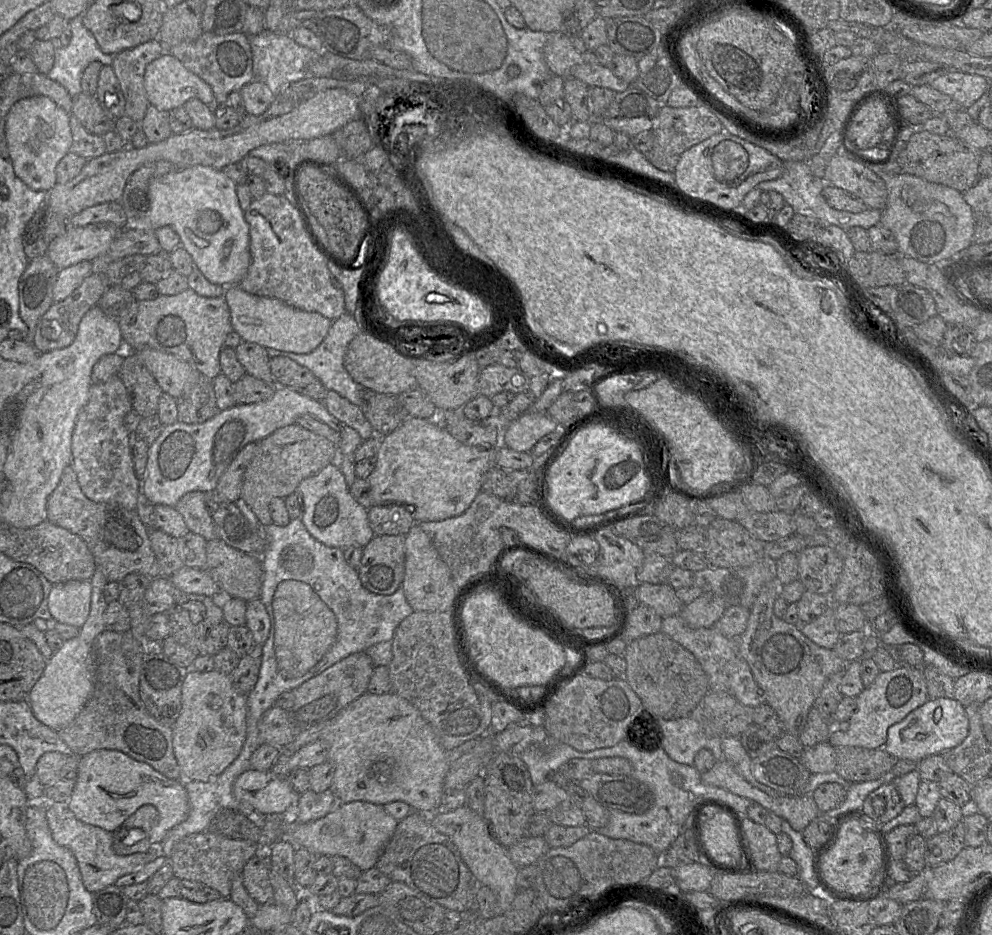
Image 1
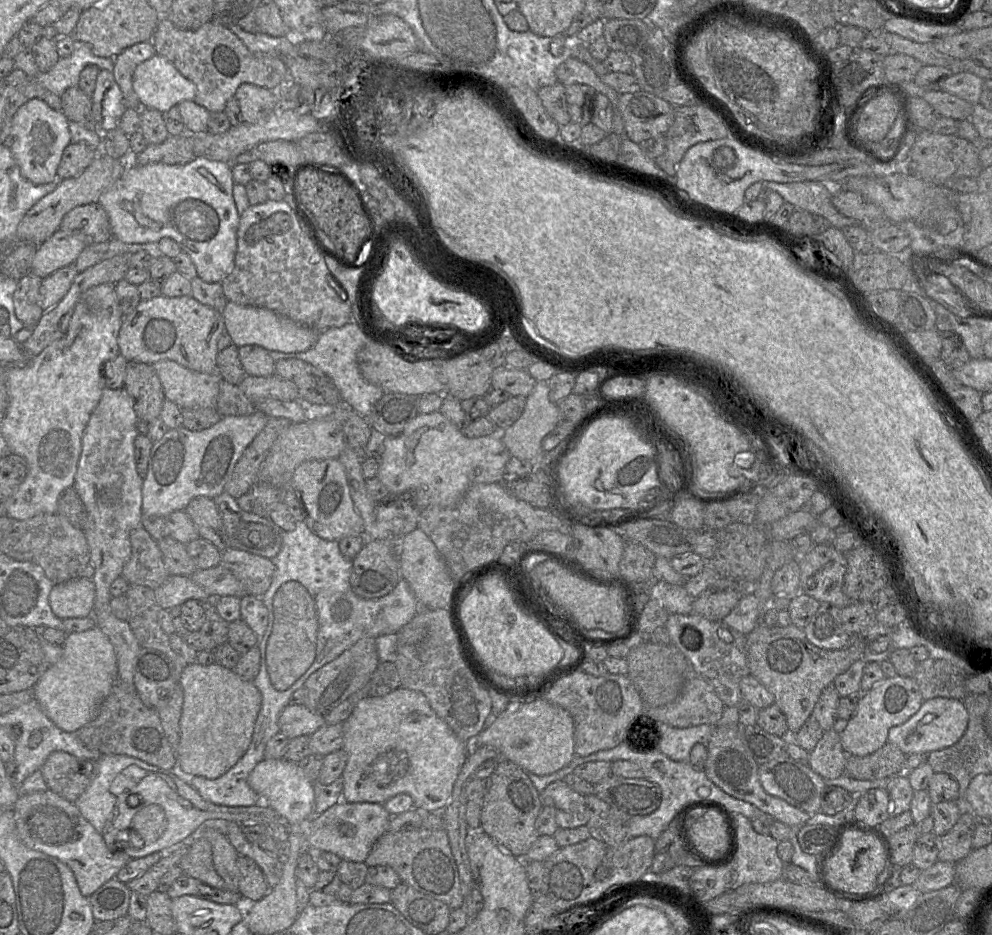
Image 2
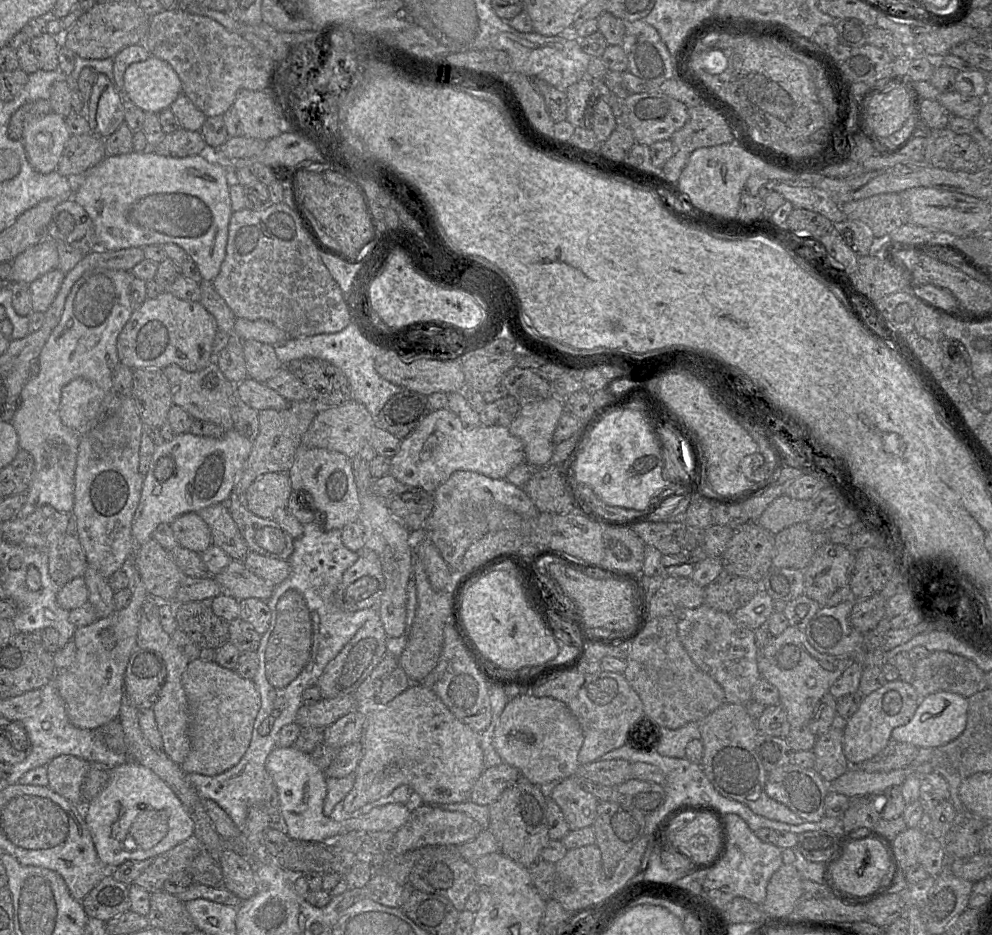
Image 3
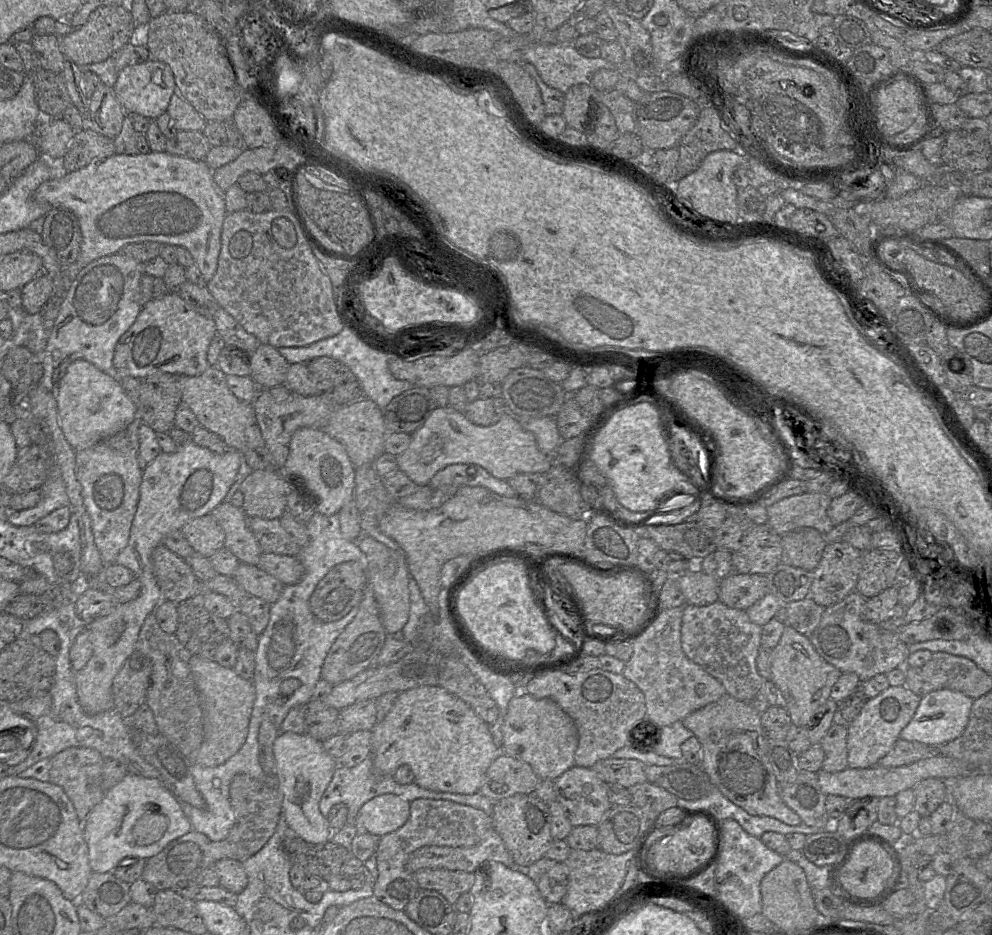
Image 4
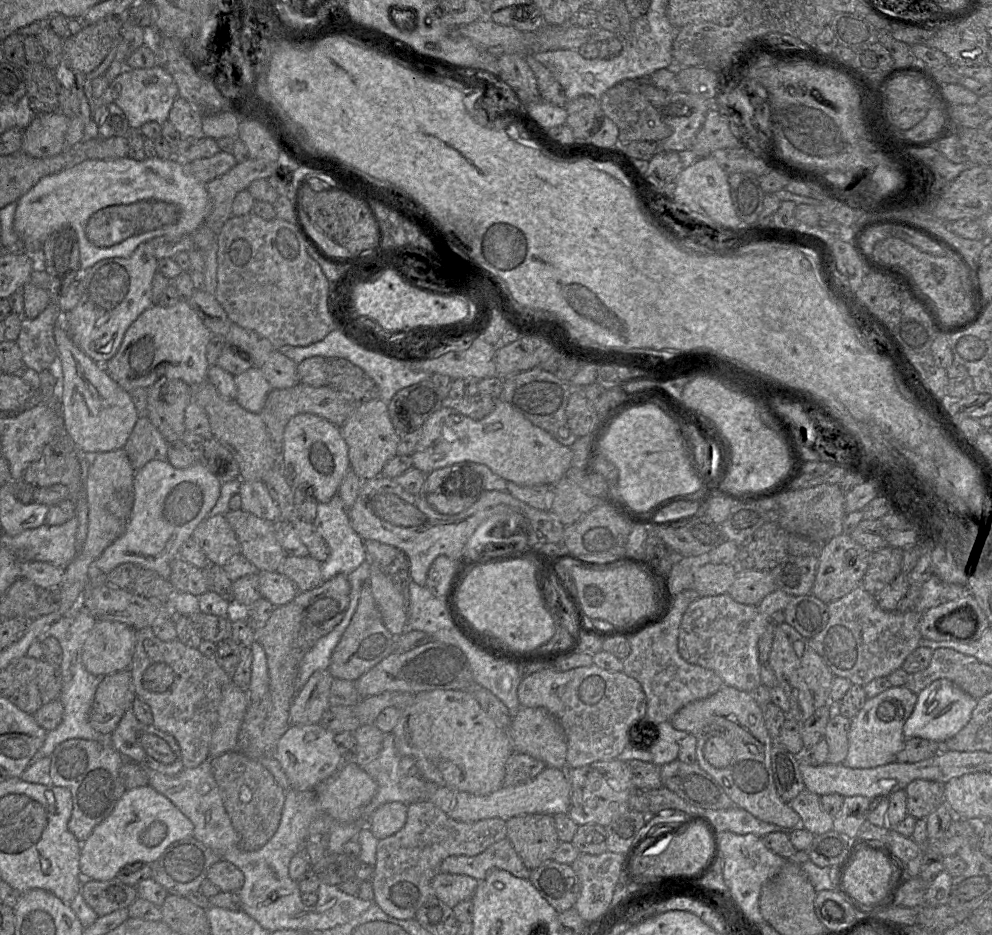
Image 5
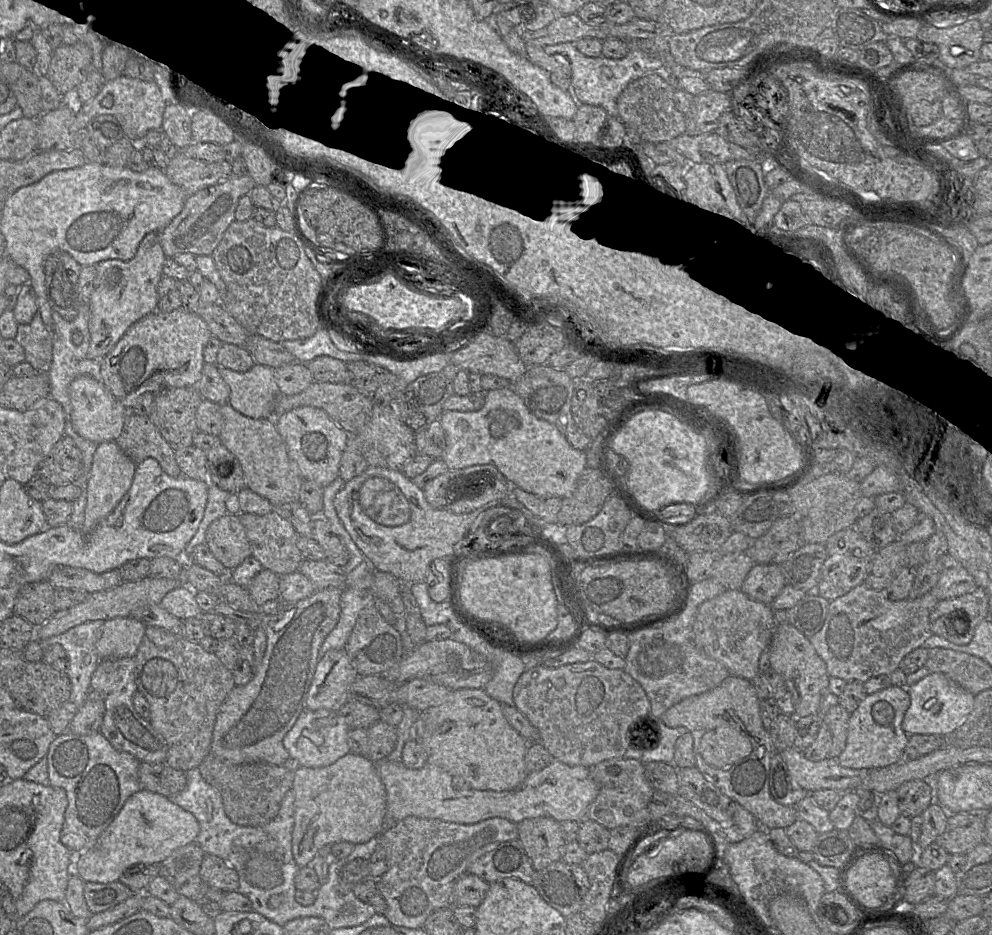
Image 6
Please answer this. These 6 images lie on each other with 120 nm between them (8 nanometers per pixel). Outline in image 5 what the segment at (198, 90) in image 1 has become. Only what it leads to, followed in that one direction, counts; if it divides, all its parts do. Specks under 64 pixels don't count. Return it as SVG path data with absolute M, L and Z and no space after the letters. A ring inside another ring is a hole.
M156 64L151 68L124 68L108 82L97 99L116 104L124 112L131 130L139 130L146 122L164 123L177 97L178 87L174 78L162 65Z

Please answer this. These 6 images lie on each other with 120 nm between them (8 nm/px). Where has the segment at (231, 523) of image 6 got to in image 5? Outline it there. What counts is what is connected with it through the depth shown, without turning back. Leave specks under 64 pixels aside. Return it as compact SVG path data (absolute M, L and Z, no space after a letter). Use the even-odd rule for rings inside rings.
M225 515L206 517L194 529L192 538L199 544L212 564L223 567L231 558L241 555L240 542Z

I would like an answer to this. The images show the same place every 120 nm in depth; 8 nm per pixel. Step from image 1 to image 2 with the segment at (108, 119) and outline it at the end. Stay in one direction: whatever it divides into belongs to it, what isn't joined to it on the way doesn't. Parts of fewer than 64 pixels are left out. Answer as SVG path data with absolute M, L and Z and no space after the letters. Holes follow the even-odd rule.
M77 86L66 89L61 95L61 111L69 121L88 129L95 129L91 97Z

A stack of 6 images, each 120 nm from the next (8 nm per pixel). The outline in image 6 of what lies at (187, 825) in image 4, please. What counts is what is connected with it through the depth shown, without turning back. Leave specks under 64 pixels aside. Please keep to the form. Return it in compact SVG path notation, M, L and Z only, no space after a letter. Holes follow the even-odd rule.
M146 789L131 795L122 809L103 831L96 844L76 854L74 872L86 883L111 883L119 881L121 875L130 867L138 864L160 864L169 857L174 850L195 842L200 831L200 825L195 816L173 803L168 797Z

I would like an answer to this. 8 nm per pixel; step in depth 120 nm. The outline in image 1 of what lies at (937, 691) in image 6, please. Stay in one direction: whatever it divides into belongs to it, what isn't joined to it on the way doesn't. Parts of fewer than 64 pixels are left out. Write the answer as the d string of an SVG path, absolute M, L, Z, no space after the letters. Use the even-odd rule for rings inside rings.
M954 698L929 699L901 722L888 729L887 741L883 749L896 760L906 759L914 762L941 755L959 746L968 736L969 720L965 707Z

